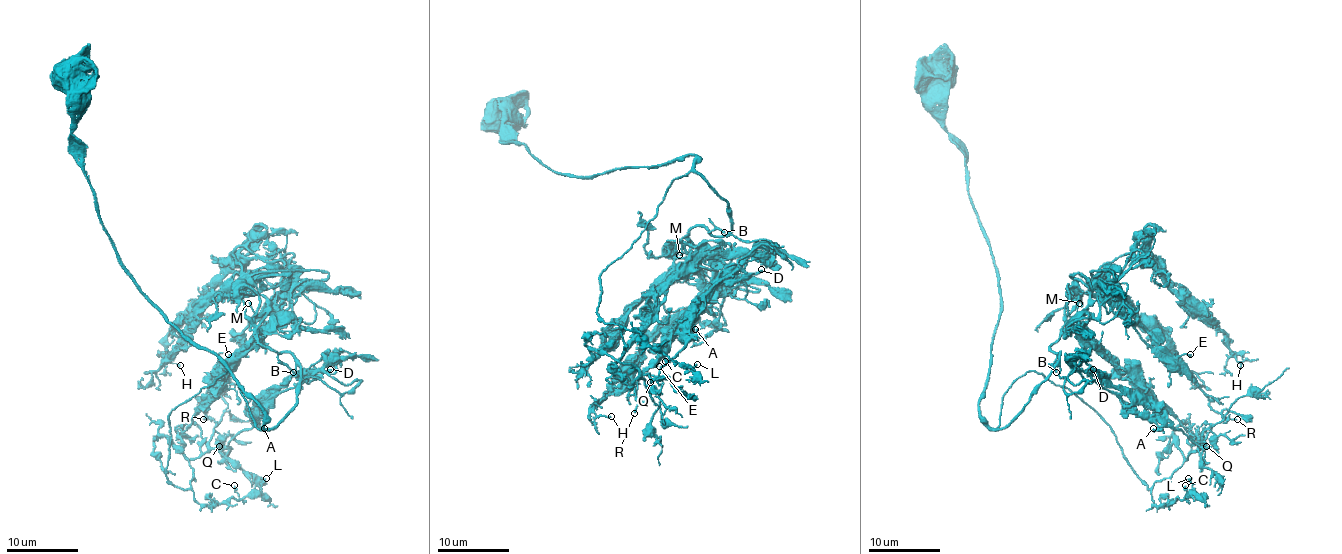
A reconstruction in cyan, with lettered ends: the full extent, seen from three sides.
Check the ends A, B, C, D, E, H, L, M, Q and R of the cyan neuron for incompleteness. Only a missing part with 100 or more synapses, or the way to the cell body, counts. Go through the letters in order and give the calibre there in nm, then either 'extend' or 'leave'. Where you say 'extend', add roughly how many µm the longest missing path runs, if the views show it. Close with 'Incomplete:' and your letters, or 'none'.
A: calibre 280 nm; leave
B: calibre 130 nm; extend; missing 35 µm
C: calibre 200 nm; leave
D: calibre 180 nm; leave
E: calibre 170 nm; leave
H: calibre 160 nm; leave
L: calibre 160 nm; leave
M: calibre 140 nm; leave
Q: calibre 160 nm; leave
R: calibre 180 nm; leave
Incomplete: B

